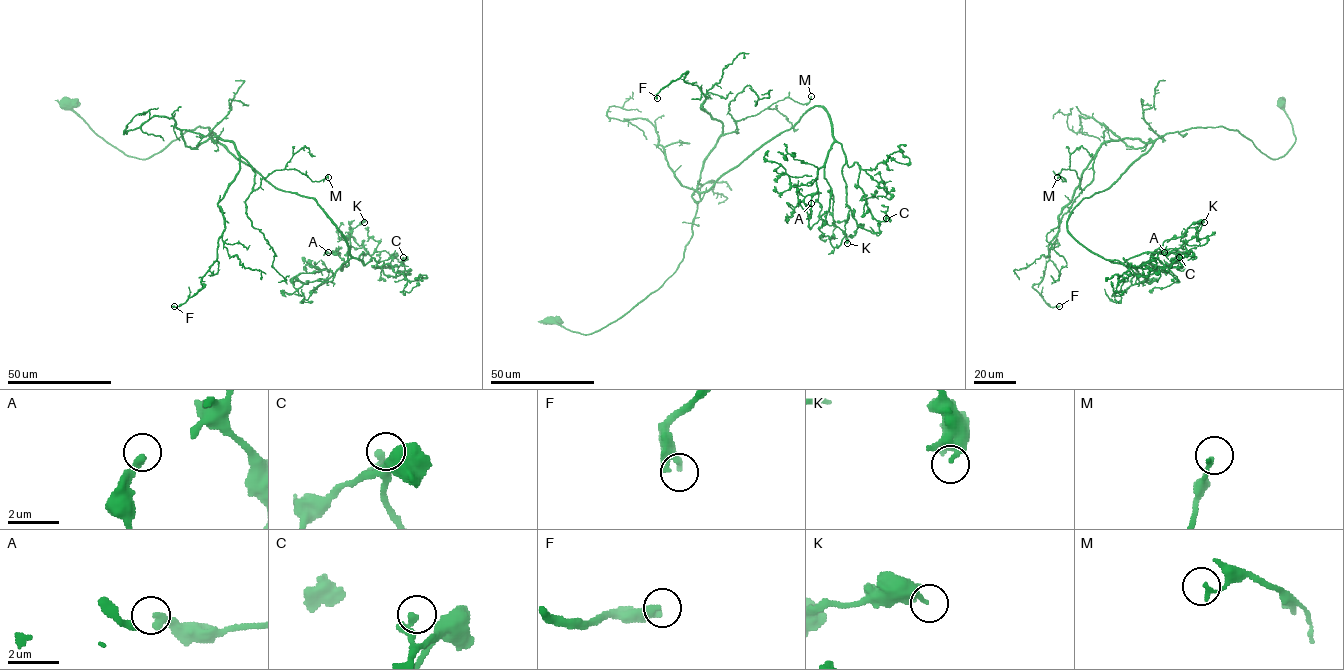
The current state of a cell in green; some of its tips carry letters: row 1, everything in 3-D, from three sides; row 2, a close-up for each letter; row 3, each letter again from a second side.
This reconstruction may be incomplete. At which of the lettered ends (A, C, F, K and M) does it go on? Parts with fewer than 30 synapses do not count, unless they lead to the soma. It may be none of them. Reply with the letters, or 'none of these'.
none of these

